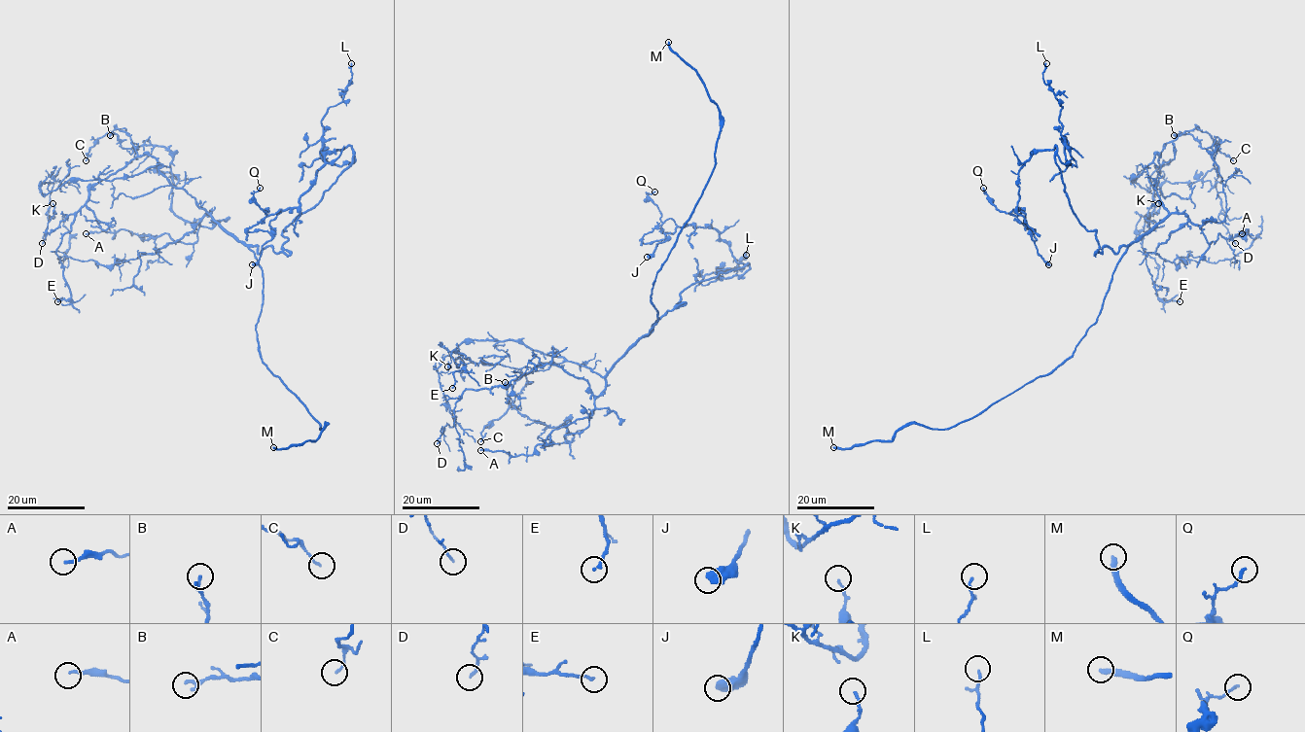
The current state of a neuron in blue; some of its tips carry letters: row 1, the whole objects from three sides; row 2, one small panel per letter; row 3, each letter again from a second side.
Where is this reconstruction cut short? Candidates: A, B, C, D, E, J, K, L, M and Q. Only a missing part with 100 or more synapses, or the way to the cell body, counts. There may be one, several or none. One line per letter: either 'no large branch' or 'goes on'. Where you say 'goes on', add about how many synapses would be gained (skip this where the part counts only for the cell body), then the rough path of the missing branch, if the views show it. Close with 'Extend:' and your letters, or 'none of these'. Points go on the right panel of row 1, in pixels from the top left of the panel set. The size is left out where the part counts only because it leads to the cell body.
A: no large branch
B: no large branch
C: no large branch
D: no large branch
E: no large branch
J: no large branch
K: no large branch
L: no large branch
M: goes on
Q: no large branch
Extend: M

